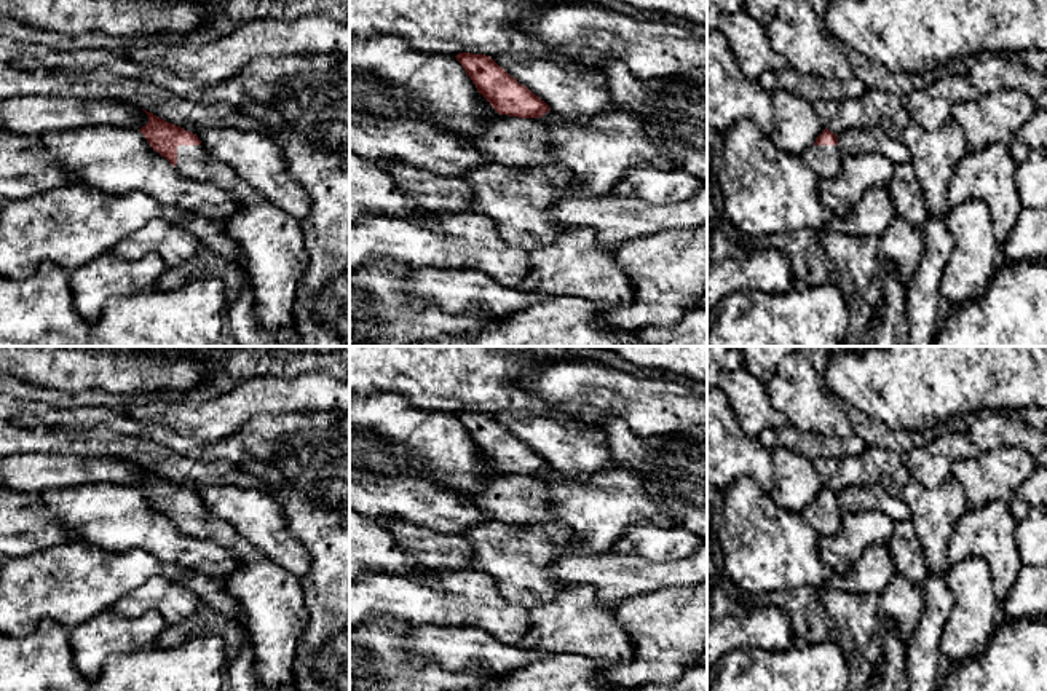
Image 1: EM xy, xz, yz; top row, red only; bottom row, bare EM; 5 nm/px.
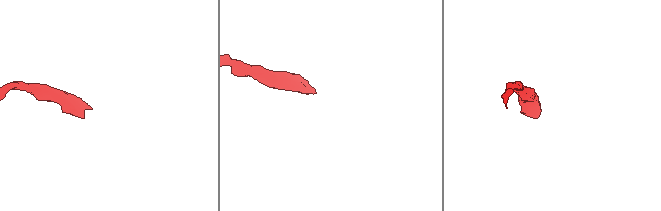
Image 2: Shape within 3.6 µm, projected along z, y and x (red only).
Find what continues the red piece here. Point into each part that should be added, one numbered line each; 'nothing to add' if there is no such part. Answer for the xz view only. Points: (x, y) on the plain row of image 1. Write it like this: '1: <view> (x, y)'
nothing to add

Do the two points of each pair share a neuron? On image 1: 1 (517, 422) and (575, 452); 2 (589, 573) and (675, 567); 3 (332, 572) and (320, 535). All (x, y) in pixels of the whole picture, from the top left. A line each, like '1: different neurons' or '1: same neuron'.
1: same neuron
2: same neuron
3: same neuron

